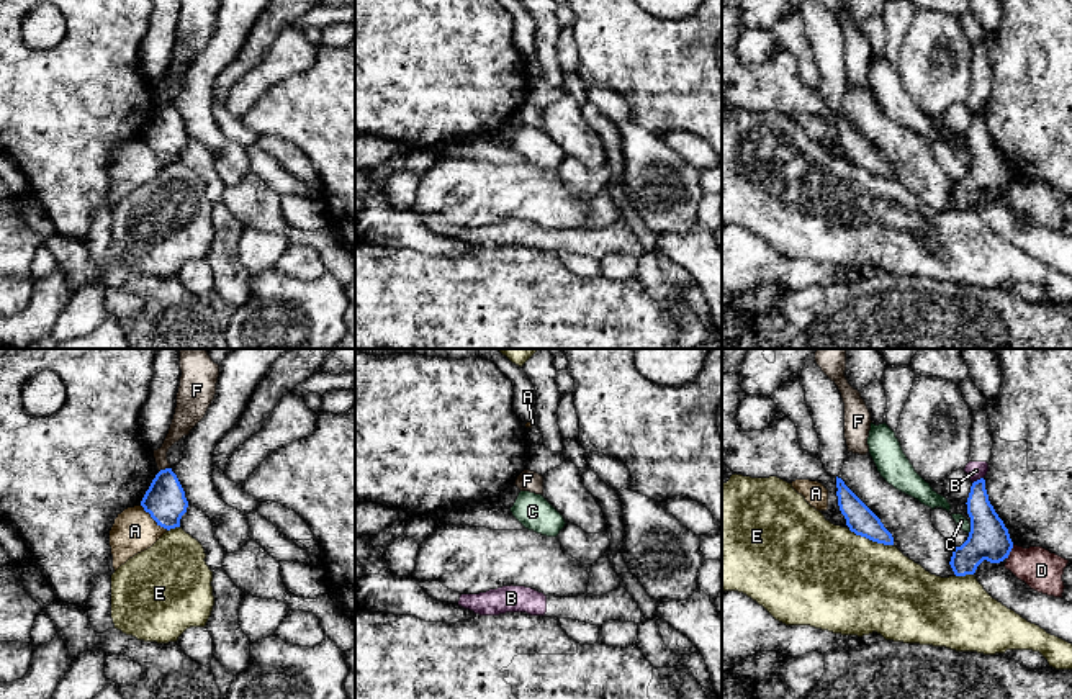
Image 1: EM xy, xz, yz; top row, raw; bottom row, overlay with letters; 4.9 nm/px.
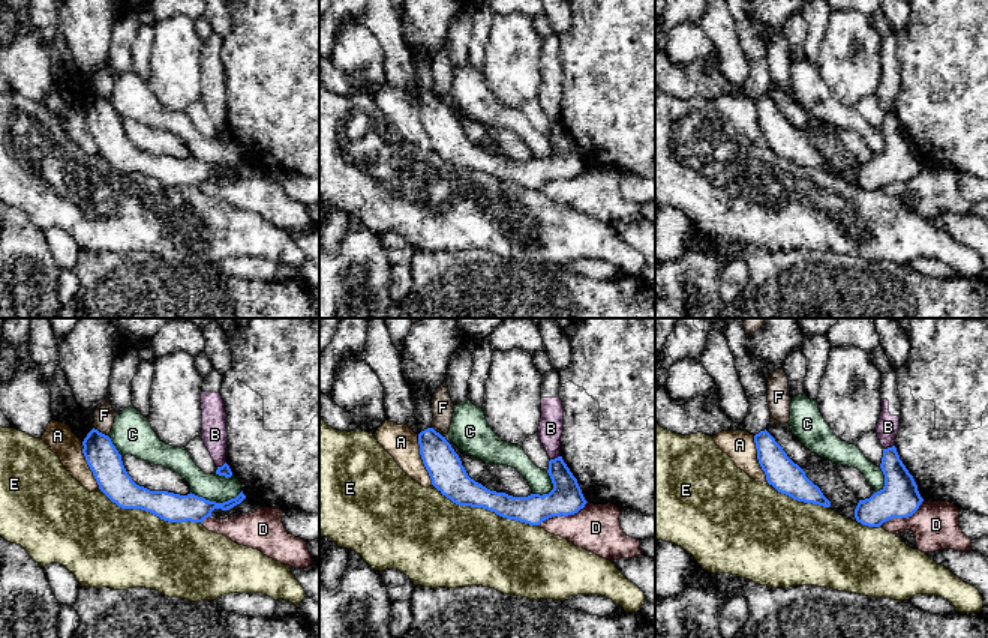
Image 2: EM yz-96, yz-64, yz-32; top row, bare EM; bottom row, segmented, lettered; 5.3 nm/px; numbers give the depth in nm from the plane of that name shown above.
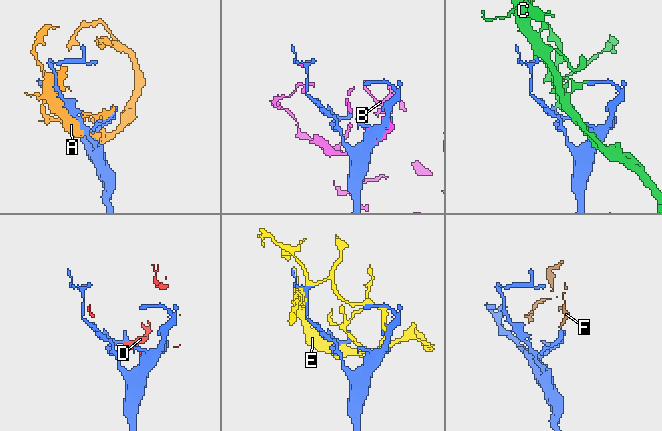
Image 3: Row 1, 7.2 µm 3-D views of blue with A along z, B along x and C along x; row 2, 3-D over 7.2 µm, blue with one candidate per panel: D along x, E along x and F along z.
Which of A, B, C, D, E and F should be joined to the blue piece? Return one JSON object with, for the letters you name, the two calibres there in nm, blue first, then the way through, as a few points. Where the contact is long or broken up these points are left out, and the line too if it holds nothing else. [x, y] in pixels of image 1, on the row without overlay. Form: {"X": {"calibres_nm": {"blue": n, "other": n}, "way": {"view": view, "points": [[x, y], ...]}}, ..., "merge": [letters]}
{"merge": []}

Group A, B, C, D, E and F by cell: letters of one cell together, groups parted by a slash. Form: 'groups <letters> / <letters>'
groups A D / B / C / E / F

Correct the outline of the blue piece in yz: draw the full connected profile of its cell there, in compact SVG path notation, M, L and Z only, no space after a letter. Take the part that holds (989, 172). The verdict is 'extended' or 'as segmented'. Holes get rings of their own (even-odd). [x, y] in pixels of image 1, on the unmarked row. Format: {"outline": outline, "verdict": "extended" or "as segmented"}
{"outline": "M984 111L972 116L966 138L971 165L967 174L953 183L949 198L956 210L974 208L984 193L1000 196L1013 182L1008 162L989 134Z", "verdict": "as segmented"}

